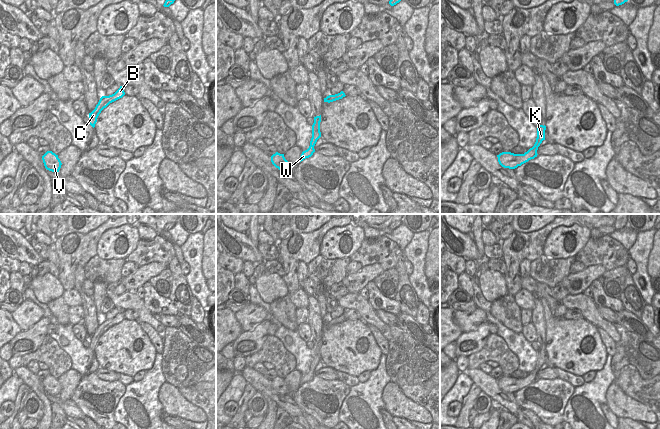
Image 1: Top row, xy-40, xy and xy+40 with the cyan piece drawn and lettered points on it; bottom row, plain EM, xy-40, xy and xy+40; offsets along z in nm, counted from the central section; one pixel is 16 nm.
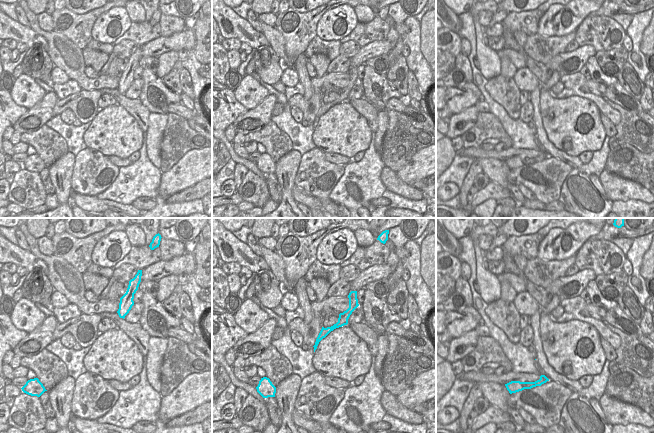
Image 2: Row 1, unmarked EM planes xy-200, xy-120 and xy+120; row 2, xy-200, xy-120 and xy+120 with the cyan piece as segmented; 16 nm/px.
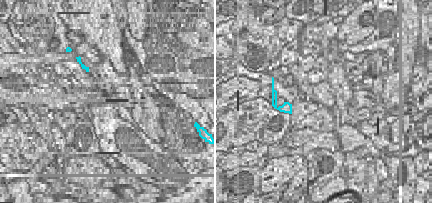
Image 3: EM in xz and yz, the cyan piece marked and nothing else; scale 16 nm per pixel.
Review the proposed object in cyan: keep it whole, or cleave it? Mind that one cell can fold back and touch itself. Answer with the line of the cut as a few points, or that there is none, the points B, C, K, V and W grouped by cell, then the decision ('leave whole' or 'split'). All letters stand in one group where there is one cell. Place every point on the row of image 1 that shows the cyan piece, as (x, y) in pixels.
cut xy (310, 145), (313, 147); groups B C K / V W; split

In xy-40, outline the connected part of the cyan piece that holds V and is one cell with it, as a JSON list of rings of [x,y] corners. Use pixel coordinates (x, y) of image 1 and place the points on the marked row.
[[[47,151],[42,156],[42,160],[47,170],[52,171],[52,172],[59,172],[62,163],[60,159],[58,158],[58,155],[56,155],[52,151]]]

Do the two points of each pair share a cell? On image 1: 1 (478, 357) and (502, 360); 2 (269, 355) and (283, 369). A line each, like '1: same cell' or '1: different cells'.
1: same cell
2: same cell

